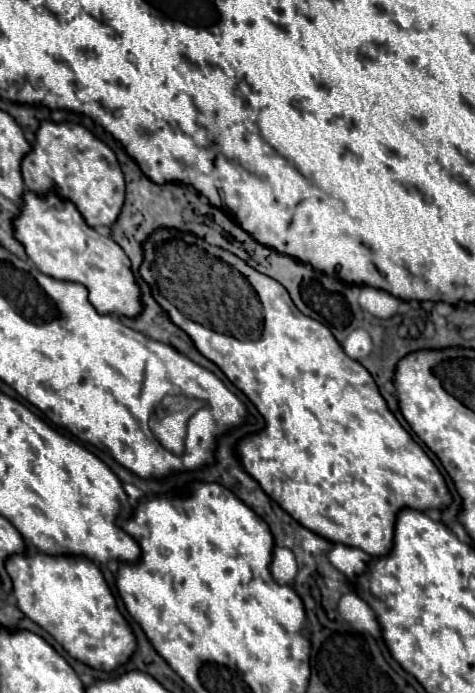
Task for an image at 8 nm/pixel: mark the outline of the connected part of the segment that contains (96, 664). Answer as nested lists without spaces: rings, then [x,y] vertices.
[[[26,549],[6,559],[6,571],[12,579],[12,591],[20,611],[38,623],[44,631],[48,631],[74,659],[94,669],[112,671],[134,653],[134,635],[116,607],[116,599],[110,593],[102,571],[90,559],[82,555],[48,555],[42,551]]]

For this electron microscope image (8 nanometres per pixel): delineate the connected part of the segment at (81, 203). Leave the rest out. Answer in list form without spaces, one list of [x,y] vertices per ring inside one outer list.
[[[42,121],[36,131],[32,149],[22,159],[22,177],[24,177],[26,189],[34,193],[46,193],[52,189],[64,199],[72,201],[90,227],[96,227],[96,225],[110,227],[112,219],[116,219],[116,215],[120,213],[120,203],[124,203],[124,175],[114,151],[98,137],[94,137],[86,127],[76,123]]]

